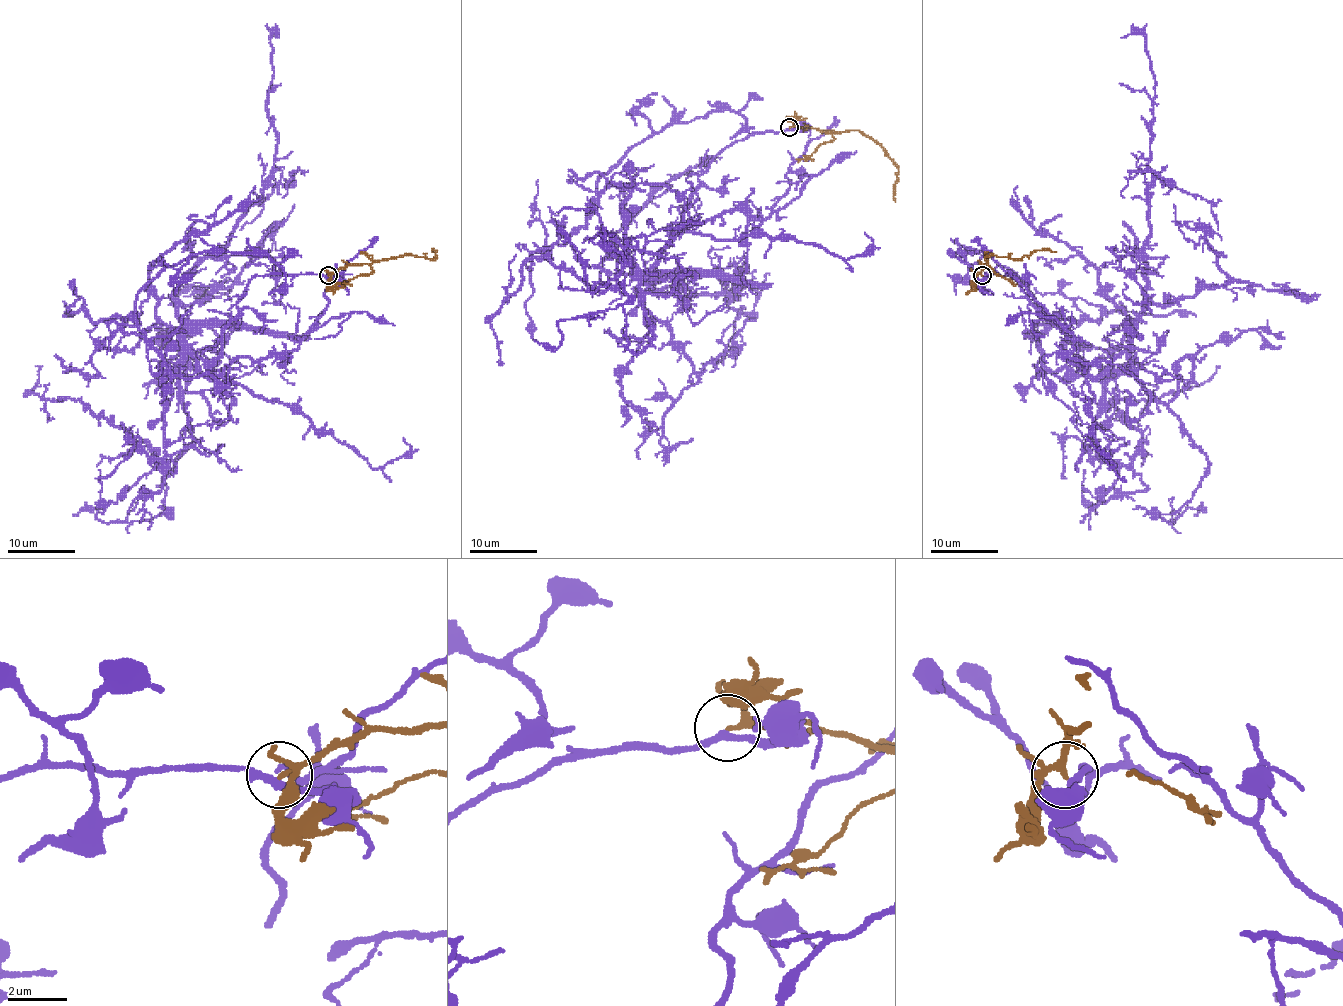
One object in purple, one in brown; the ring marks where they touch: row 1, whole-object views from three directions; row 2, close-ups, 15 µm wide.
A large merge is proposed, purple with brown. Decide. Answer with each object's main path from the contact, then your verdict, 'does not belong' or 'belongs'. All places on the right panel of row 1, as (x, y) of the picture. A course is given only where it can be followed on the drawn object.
purple runs (983, 276), (1010, 276), (1092, 376), (1127, 362), (1102, 379), (1053, 371), (1034, 296), (967, 252), (993, 294); brown runs (981, 276), (986, 264), (984, 259), (993, 255), (1015, 259), (1037, 250), (1056, 252); does not belong

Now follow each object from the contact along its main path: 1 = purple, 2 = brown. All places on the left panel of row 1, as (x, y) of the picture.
1: (328, 276), (255, 276), (211, 373), (188, 352), (163, 379), (134, 311), (168, 265), (270, 257), (268, 294)
2: (328, 276), (348, 265), (411, 255), (432, 259), (437, 255), (433, 252)

